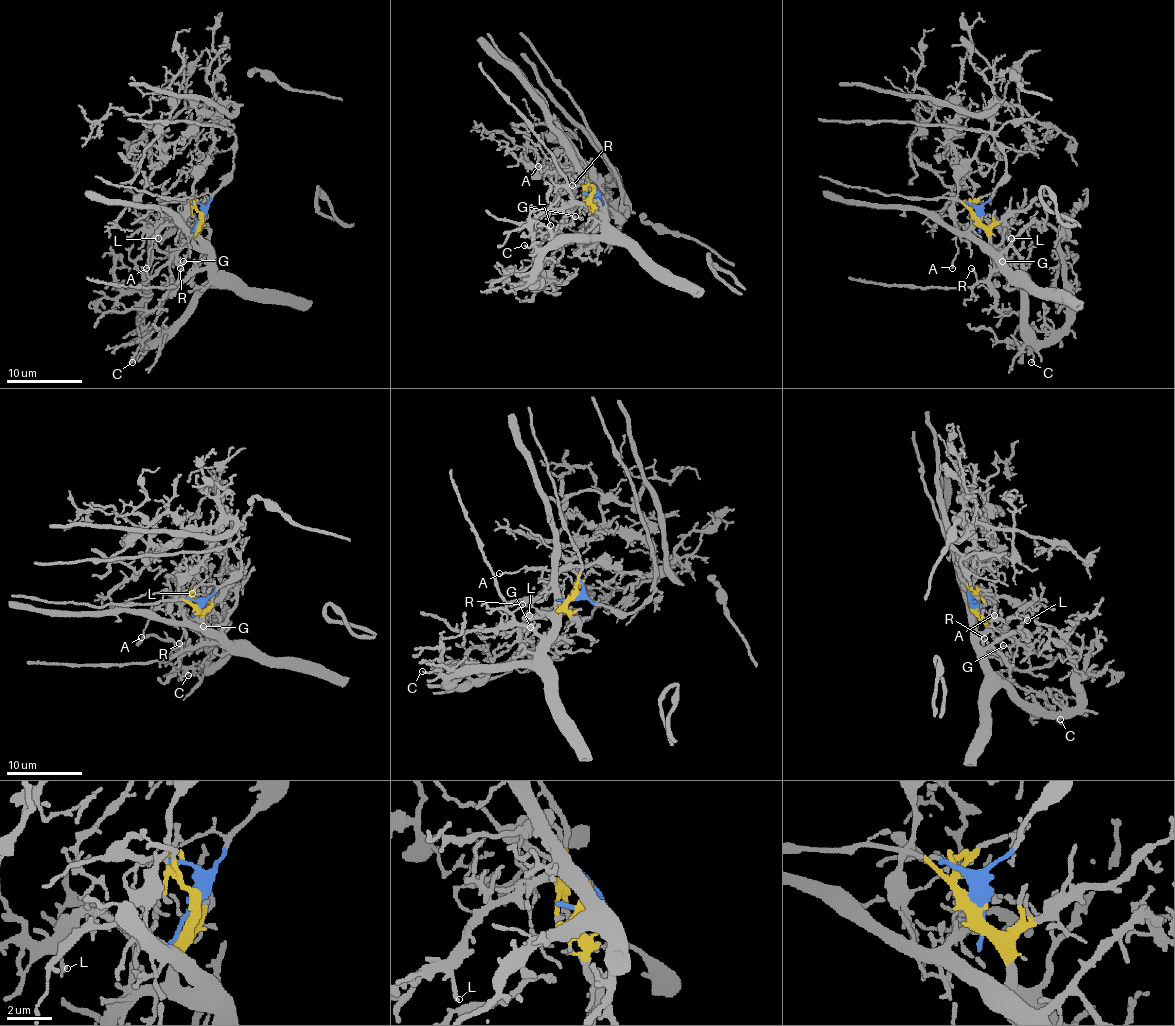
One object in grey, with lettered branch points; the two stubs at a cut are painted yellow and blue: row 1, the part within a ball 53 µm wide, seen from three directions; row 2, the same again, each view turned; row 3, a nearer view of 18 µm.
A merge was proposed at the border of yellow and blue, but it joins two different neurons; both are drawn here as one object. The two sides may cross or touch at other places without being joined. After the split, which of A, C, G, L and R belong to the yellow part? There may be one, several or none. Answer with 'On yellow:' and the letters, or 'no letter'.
On yellow: C, G, L, R

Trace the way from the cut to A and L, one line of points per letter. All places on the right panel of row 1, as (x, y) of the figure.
A: (979, 216), (979, 210), (969, 203), (962, 203), (965, 207), (956, 218), (958, 254), (952, 267)
L: (979, 216), (979, 225), (988, 237), (986, 244), (979, 244), (969, 231), (982, 220), (1001, 229), (1011, 239)

